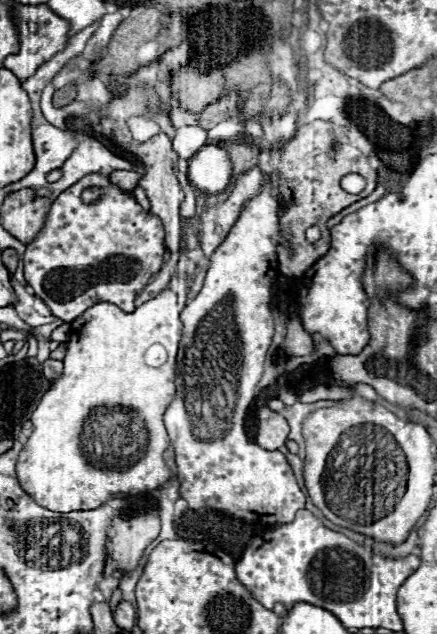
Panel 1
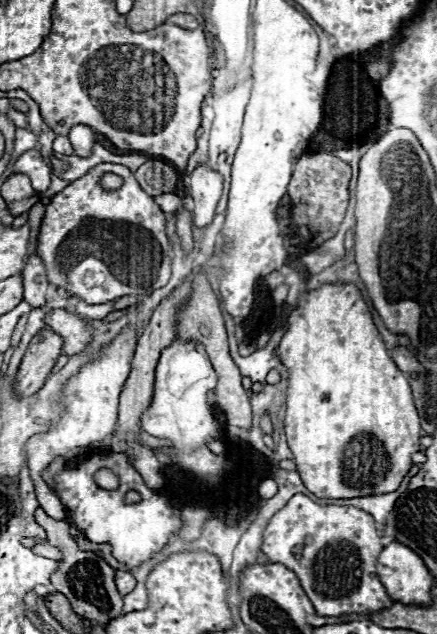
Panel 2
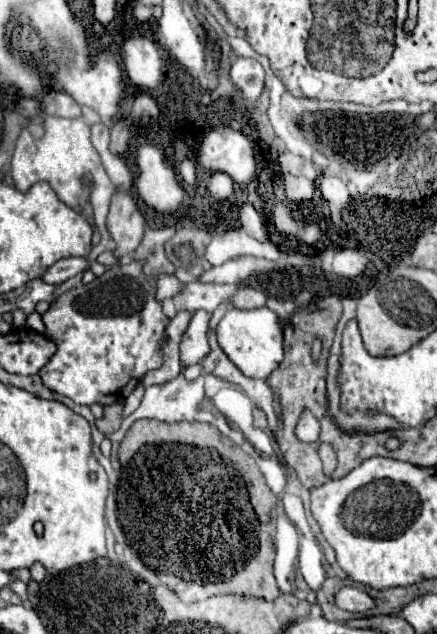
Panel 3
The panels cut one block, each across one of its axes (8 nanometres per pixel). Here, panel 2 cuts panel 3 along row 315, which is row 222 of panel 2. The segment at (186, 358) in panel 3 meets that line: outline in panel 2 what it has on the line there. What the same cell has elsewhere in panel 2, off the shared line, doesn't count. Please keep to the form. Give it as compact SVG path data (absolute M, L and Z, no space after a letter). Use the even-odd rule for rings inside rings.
M200 164L190 174L190 196L194 200L194 224L206 226L214 218L214 208L222 194L222 174Z

